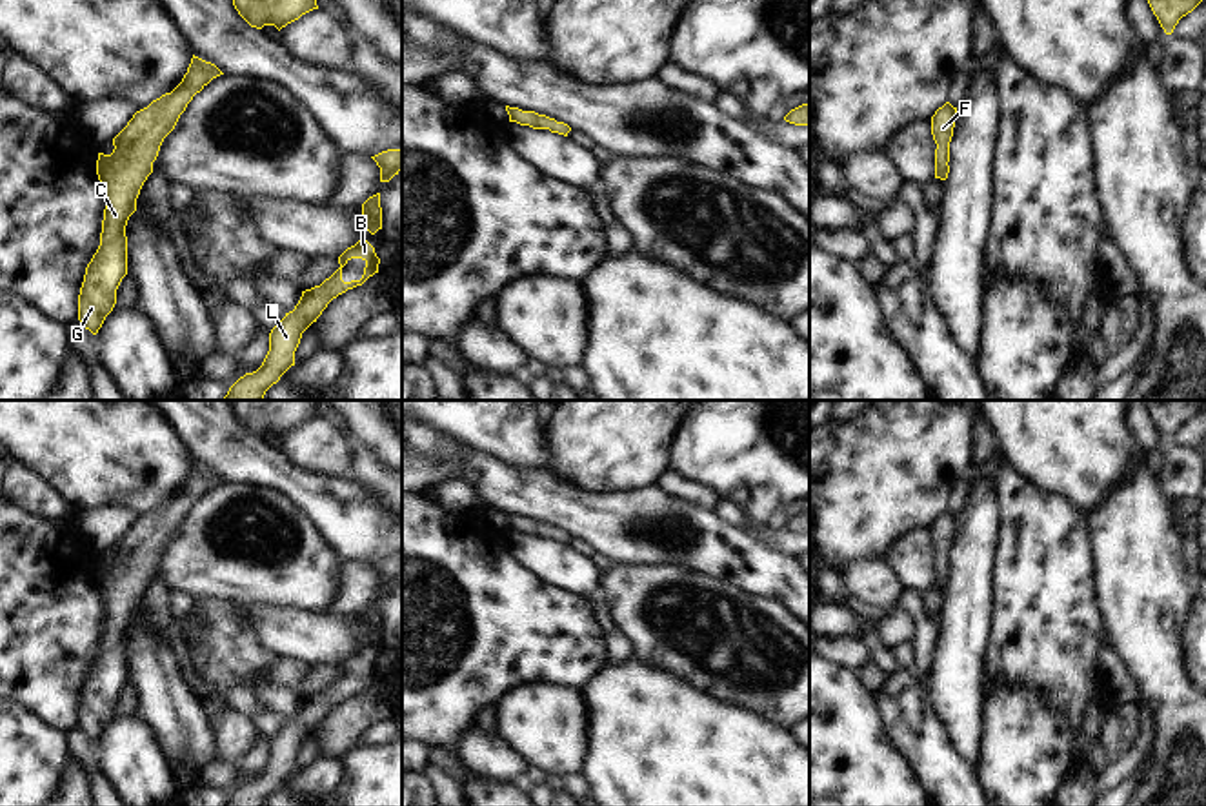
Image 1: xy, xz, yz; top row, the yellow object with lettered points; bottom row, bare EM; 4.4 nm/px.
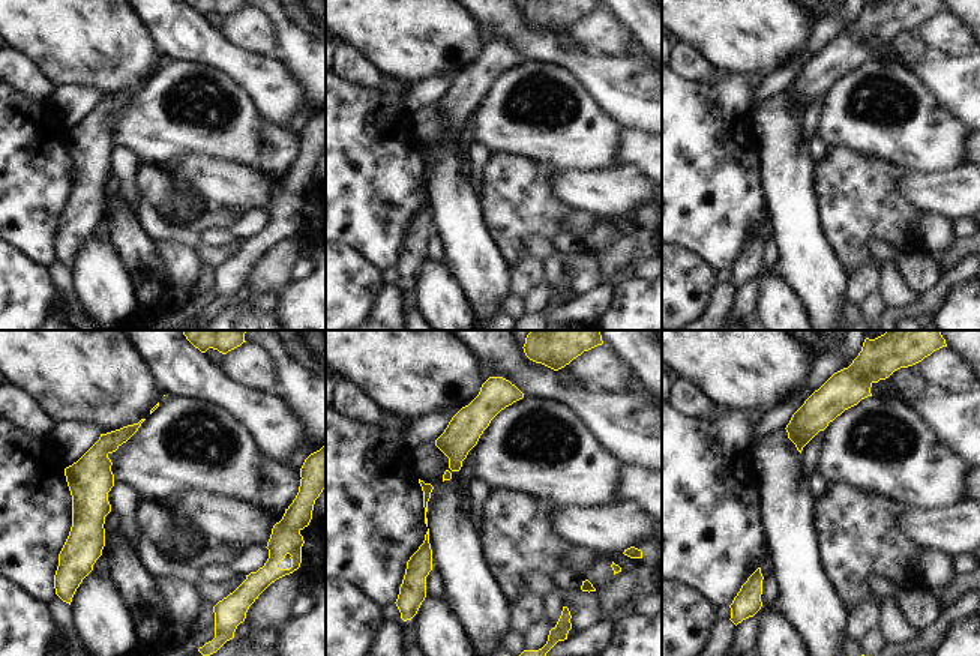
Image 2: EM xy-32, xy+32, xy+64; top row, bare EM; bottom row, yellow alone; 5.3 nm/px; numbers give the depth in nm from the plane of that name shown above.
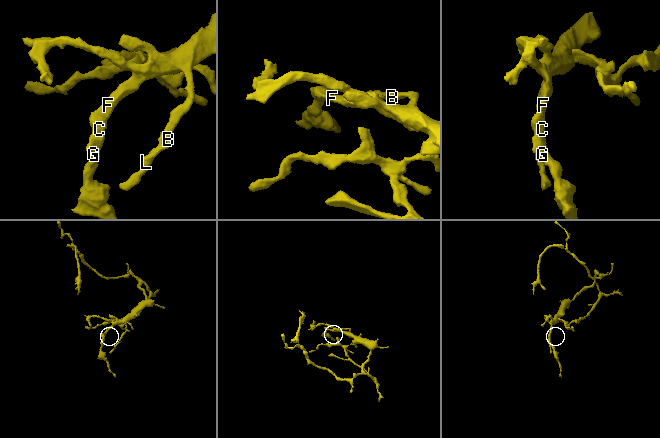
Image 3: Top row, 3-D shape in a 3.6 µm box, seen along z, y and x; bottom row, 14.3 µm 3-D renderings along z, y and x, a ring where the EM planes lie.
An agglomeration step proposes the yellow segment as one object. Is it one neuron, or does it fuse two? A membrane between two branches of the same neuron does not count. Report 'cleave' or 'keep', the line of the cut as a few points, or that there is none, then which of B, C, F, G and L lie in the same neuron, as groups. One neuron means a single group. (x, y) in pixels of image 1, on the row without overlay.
keep | no cut | B C F G L

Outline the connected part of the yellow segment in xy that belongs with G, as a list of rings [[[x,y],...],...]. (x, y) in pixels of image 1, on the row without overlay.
[[[193,462],[182,489],[136,519],[113,546],[113,560],[98,560],[96,582],[106,606],[100,653],[85,675],[78,702],[78,728],[93,742],[116,711],[116,697],[127,682],[126,633],[136,619],[136,606],[164,546],[175,537],[180,522],[196,500],[224,482],[215,471]]]

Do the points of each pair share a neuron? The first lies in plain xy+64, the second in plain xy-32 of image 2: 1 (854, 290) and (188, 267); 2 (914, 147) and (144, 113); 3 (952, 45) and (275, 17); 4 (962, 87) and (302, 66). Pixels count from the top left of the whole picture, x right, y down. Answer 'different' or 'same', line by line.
1: same
2: same
3: different
4: different

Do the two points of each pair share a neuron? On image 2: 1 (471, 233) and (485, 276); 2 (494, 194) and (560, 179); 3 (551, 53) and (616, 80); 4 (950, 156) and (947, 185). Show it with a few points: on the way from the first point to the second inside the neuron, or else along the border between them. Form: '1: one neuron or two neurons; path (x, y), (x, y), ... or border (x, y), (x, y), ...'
1: one neuron; path (471, 243), (471, 255), (477, 266)
2: two neurons; border (551, 168), (551, 191), (572, 207)
3: one neuron; path (568, 59), (599, 75)
4: two neurons; border (964, 162), (943, 171), (916, 173)

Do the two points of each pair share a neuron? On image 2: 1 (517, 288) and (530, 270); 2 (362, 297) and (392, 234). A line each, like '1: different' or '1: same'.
1: same
2: different

